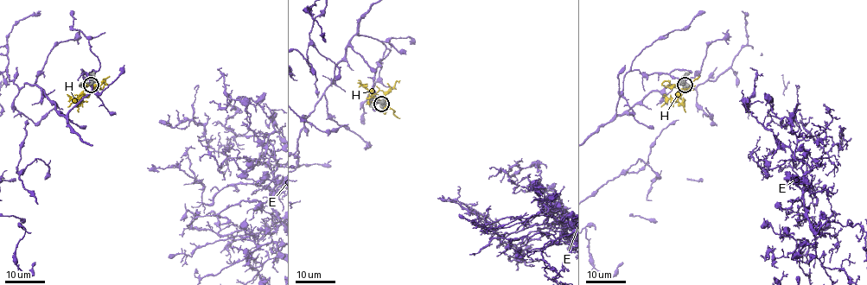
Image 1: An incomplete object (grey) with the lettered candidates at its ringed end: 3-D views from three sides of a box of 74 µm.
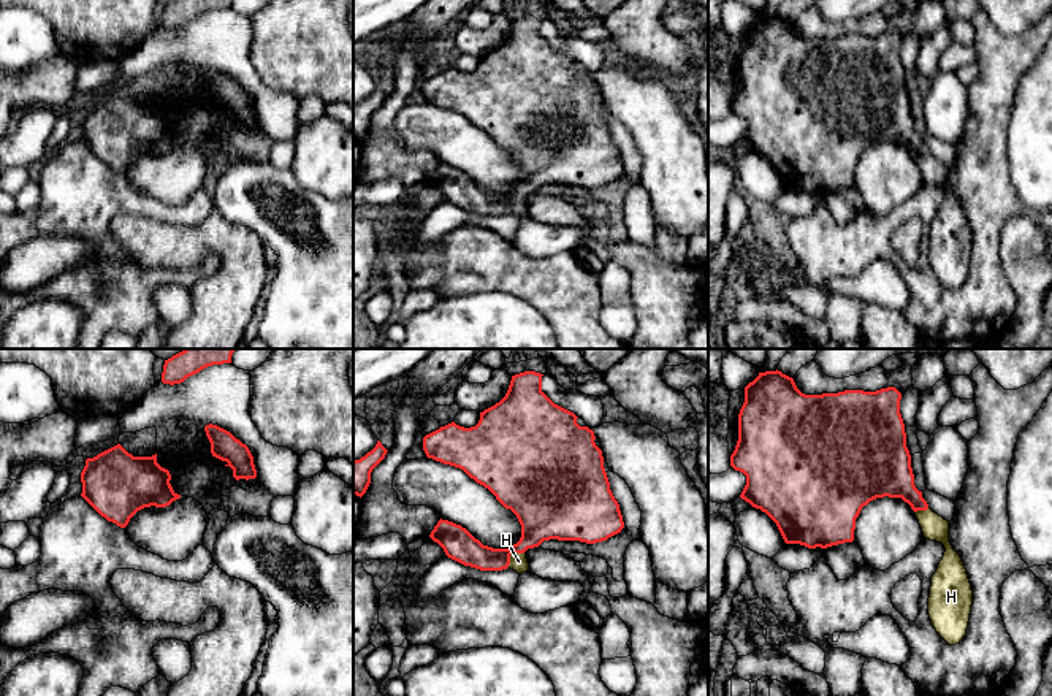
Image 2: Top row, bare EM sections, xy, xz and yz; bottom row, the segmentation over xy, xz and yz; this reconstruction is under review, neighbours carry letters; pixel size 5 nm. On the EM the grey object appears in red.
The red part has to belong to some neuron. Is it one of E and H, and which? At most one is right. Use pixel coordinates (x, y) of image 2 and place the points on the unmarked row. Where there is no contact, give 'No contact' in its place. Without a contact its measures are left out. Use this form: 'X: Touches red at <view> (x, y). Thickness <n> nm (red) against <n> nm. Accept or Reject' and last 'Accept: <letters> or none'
E: No contact. Reject
H: Touches red at xz (510, 198). Thickness 240 nm (red) against 90 nm. Accept
Accept: H

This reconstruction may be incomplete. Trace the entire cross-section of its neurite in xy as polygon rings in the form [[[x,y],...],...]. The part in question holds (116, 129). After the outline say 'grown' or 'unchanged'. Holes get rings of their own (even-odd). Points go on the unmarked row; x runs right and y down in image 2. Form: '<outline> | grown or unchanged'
[[[120,89],[86,105],[81,141],[108,166],[125,173],[144,152],[179,144],[168,114],[152,101],[133,101]]] | unchanged

